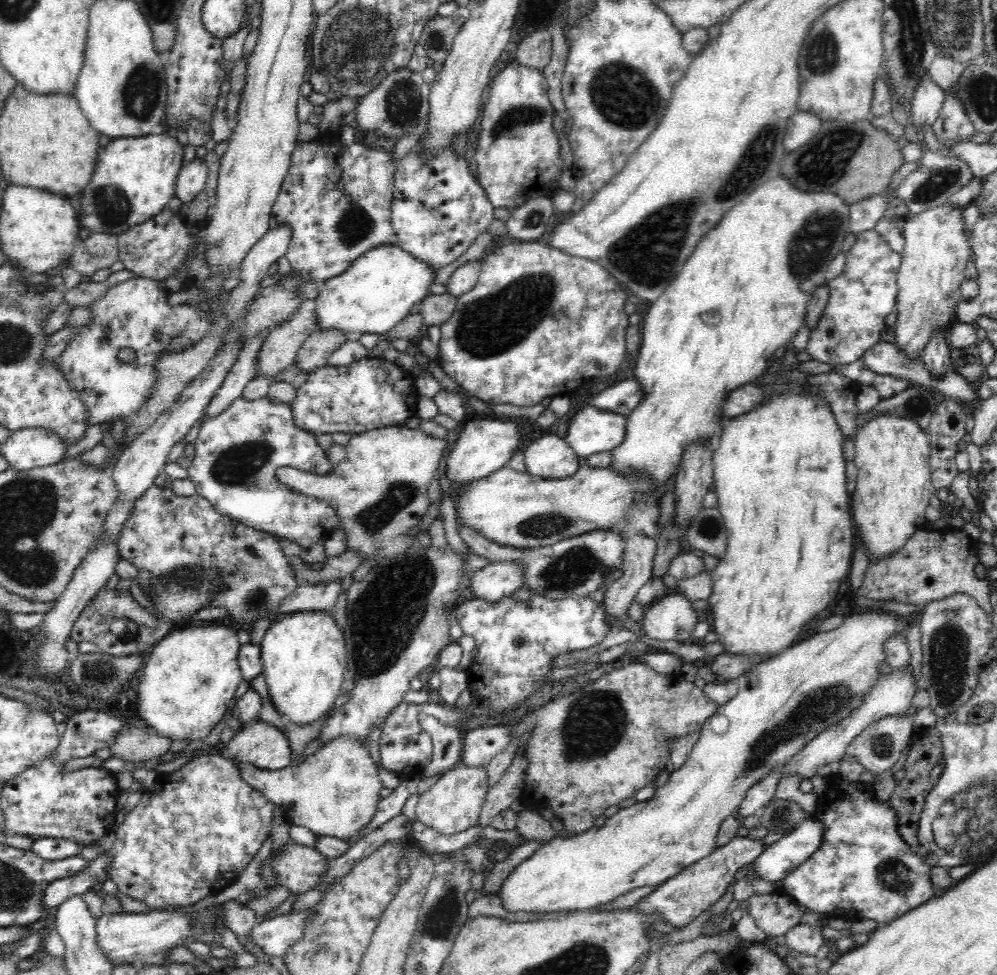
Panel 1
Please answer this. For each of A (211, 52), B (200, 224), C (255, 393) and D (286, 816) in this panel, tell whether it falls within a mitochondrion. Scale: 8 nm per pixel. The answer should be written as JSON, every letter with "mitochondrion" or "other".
{"A":"other","B":"other","C":"other","D":"other"}

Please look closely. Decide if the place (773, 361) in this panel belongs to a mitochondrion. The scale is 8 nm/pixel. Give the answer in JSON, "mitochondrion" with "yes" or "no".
{"mitochondrion":"no"}

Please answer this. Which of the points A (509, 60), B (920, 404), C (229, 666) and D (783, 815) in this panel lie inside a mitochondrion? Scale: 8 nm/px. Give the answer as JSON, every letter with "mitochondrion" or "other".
{"A":"other","B":"mitochondrion","C":"other","D":"mitochondrion"}

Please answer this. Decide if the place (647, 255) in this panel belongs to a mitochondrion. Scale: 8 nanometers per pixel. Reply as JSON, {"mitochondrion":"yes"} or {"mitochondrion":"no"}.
{"mitochondrion":"yes"}

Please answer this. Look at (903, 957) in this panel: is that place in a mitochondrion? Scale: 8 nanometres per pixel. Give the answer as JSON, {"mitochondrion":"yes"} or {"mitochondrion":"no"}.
{"mitochondrion":"no"}

